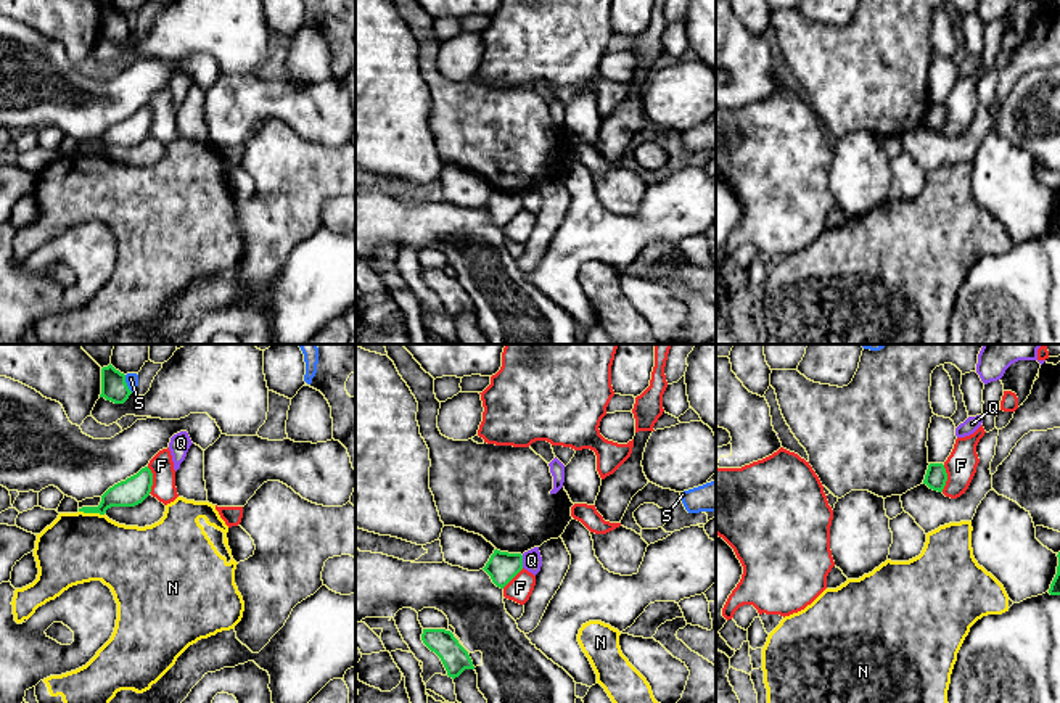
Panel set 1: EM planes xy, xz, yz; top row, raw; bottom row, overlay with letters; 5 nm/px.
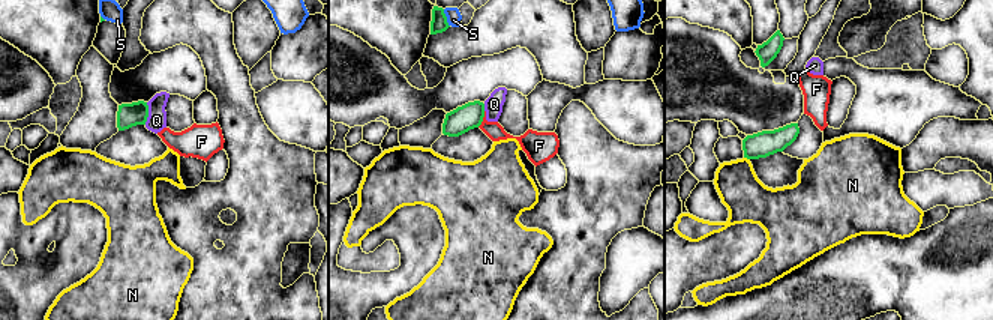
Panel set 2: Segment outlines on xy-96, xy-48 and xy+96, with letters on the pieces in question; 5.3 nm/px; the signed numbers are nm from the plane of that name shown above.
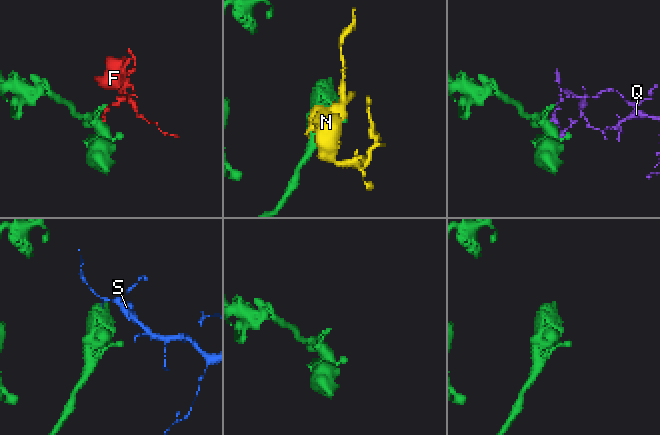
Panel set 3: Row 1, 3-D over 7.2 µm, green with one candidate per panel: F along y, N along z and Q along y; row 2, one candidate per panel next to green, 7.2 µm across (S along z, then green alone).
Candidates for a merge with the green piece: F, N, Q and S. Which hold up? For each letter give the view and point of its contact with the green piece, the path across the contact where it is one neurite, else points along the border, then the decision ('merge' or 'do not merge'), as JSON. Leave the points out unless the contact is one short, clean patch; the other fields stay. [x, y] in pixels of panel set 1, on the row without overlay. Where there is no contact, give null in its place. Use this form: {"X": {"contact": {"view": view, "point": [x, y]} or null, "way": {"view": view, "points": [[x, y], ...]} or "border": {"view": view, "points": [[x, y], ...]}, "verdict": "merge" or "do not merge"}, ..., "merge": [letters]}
{"F": {"contact": {"view": "xy", "point": [152, 119]}, "border": {"view": "xy", "points": [[147, 106], [152, 113], [150, 132]]}, "verdict": "do not merge"}, "N": {"contact": {"view": "xy", "point": [92, 152]}, "verdict": "do not merge"}, "Q": {"contact": {"view": "xz", "point": [521, 201]}, "verdict": "do not merge"}, "S": {"contact": {"view": "xy", "point": [126, 23]}, "border": {"view": "xy", "points": [[124, 15], [124, 21], [132, 31]]}, "verdict": "do not merge"}, "merge": []}

